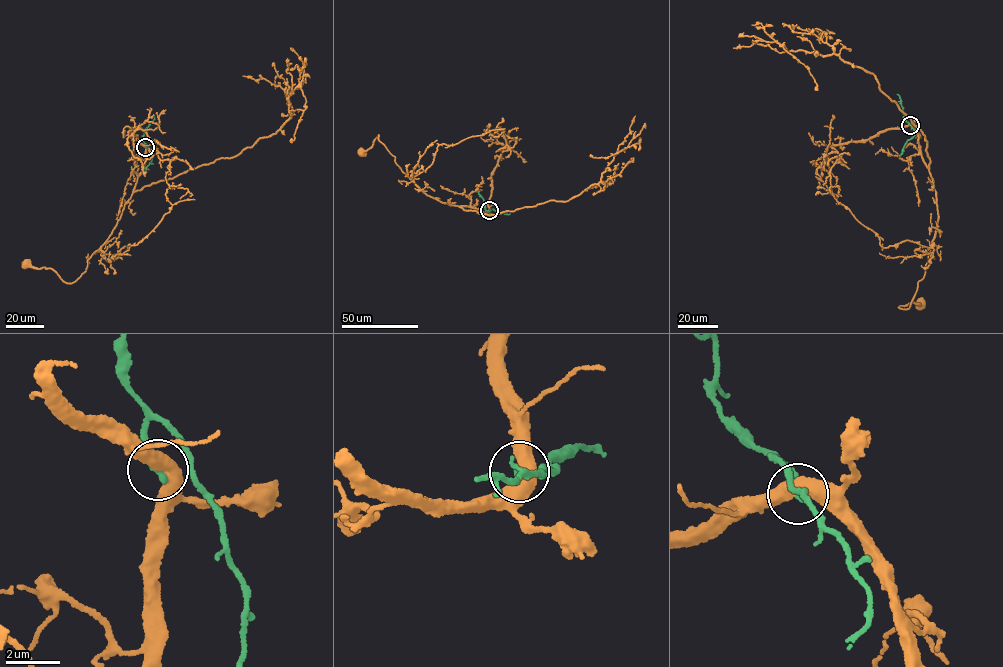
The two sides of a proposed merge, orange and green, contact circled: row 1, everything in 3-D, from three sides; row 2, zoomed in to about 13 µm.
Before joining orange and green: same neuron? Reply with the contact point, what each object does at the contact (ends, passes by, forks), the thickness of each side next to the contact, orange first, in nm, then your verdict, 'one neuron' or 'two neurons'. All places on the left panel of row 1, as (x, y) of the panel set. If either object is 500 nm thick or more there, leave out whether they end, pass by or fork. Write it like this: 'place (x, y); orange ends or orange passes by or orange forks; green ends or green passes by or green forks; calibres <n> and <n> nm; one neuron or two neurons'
place (145, 147); calibres 550 and 260 nm; two neurons

